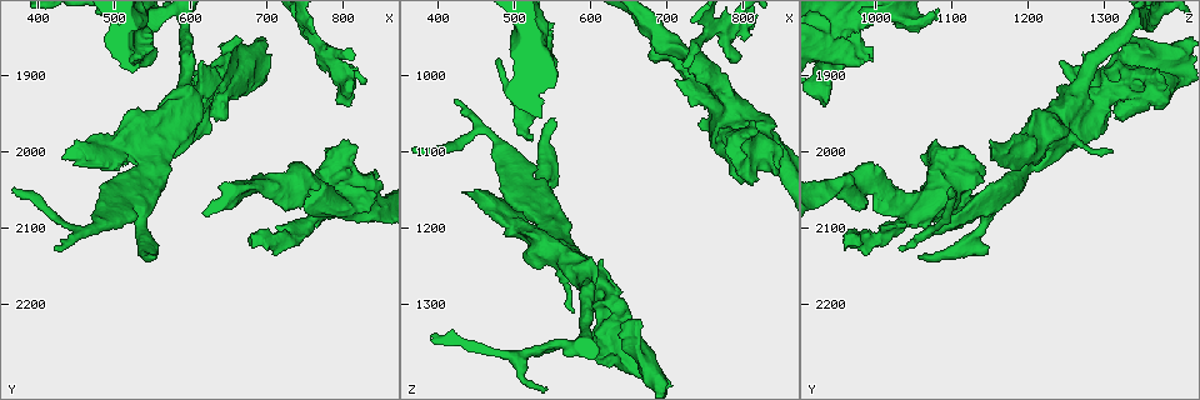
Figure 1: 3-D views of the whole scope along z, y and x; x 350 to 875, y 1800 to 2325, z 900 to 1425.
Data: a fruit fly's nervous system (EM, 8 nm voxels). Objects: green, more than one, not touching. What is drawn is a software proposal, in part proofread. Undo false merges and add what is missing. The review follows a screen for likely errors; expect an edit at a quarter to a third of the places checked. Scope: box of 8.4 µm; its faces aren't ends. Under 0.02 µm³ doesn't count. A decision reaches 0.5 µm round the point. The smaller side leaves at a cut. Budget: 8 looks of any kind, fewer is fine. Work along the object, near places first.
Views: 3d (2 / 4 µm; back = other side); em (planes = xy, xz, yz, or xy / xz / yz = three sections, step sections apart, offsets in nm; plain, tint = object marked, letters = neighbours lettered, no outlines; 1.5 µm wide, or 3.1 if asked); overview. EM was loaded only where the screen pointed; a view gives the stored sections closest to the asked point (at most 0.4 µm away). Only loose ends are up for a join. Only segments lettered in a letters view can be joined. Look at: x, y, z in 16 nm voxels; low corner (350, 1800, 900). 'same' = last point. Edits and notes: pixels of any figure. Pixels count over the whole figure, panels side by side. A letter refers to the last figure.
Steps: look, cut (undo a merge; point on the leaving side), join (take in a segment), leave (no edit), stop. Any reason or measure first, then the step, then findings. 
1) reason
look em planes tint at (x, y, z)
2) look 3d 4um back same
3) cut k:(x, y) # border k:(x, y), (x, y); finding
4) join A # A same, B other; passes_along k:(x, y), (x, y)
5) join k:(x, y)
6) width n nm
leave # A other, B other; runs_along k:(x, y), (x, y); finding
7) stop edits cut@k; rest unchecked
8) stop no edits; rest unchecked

an open end
look em xz step 4 tint at (680, 2110, 975)

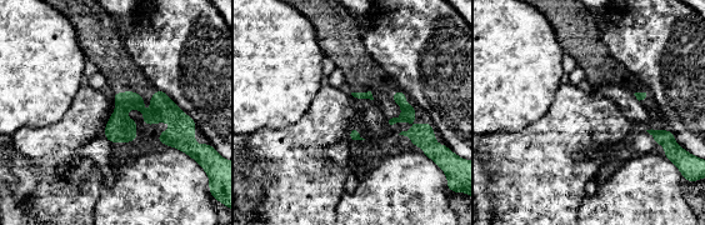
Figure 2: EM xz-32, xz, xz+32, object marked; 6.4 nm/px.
what lies round it
look em xz step 4 letters same

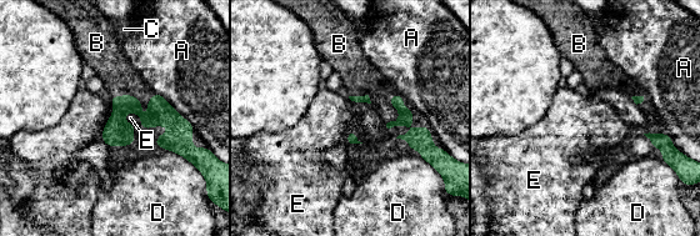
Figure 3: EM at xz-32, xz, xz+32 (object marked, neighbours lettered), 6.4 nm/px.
join B # A other, B same, C other, D other, E other; passes_along 3:(160, 113), (128, 94), (120, 78); the neuron continues

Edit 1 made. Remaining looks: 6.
tapers out
look em xy step 8 tint at (420, 2130, 1030)

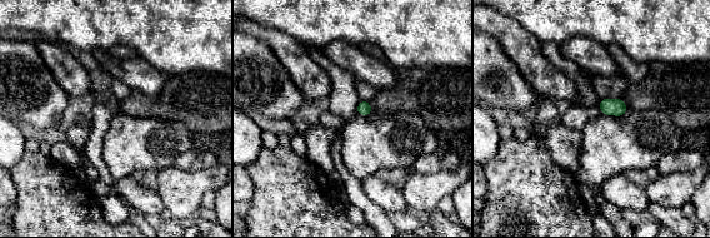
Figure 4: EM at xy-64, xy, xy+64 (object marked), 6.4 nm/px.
look em planes tint same

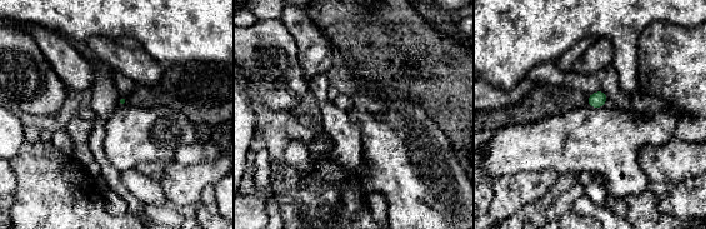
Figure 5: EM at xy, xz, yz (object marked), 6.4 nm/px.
look em planes letters same

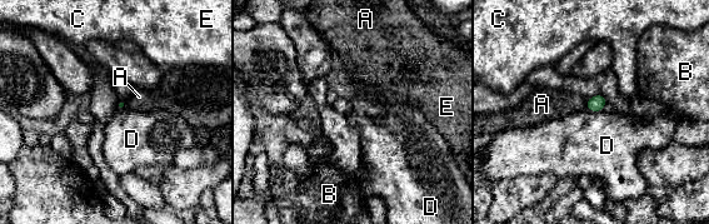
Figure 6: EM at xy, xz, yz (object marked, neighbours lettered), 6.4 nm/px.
leave # A other, B other, C other, D other, E other; no lettered segment goes on from it

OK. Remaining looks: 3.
calibre changes
look 3d 4um back at (765, 2080, 1050)

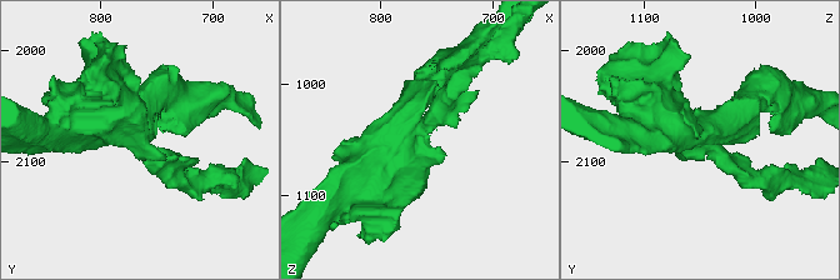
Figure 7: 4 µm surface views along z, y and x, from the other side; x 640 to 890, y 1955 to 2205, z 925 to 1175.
arm_widths 220, 650 nm; now the EM
look em planes tint at (766, 2086, 1048)

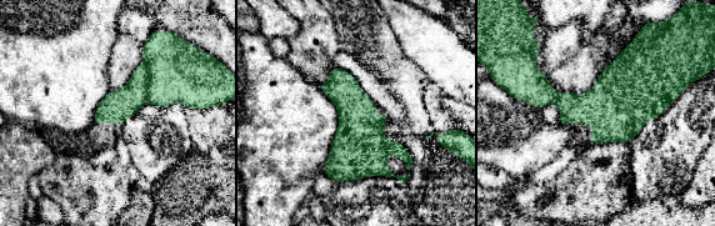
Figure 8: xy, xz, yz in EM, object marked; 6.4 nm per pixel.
look em planes letters same

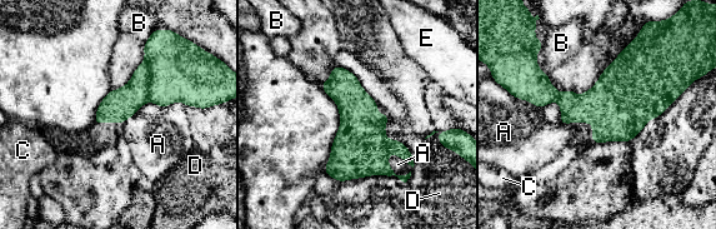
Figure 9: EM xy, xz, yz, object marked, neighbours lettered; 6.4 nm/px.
longest_contact B 200 nm
cut 9:(179, 70) # A other, B other, C other, D other, E other; a second neuron is stuck on

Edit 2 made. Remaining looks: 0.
stop edits join@3, cut@9; rest unchecked

